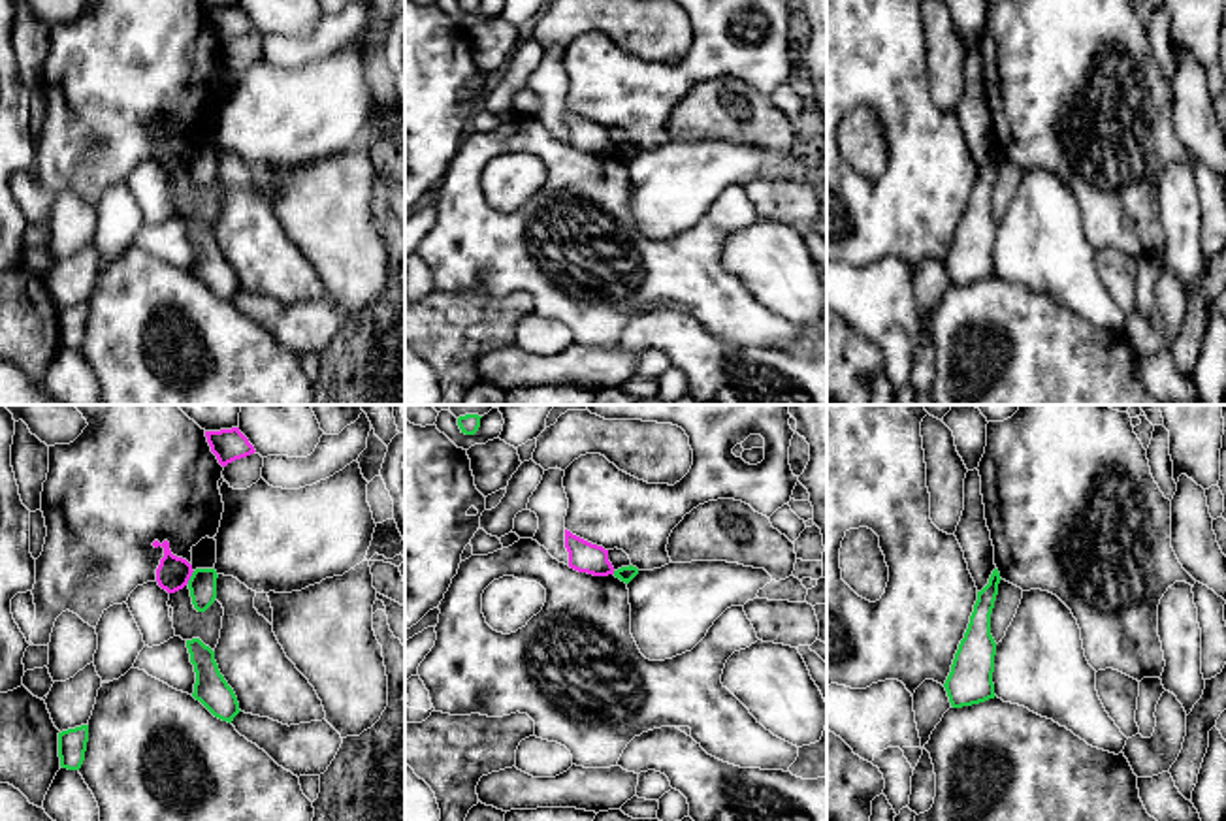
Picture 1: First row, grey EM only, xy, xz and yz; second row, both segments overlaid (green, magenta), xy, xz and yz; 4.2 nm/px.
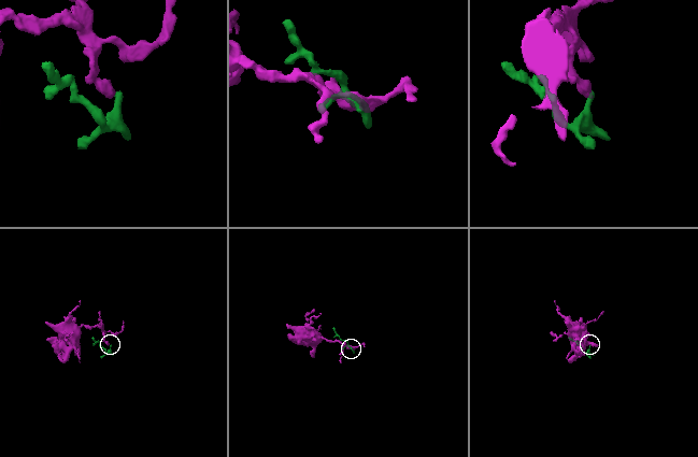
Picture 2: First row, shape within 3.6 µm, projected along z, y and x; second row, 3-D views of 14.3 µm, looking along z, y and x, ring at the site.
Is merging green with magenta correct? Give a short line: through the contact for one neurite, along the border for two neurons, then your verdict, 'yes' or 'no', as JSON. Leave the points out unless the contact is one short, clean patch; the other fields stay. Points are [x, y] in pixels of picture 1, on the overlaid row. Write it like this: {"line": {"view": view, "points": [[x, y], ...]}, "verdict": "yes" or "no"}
{"line": {"view": "xy", "points": [[194, 571], [187, 582]]}, "verdict": "no"}

